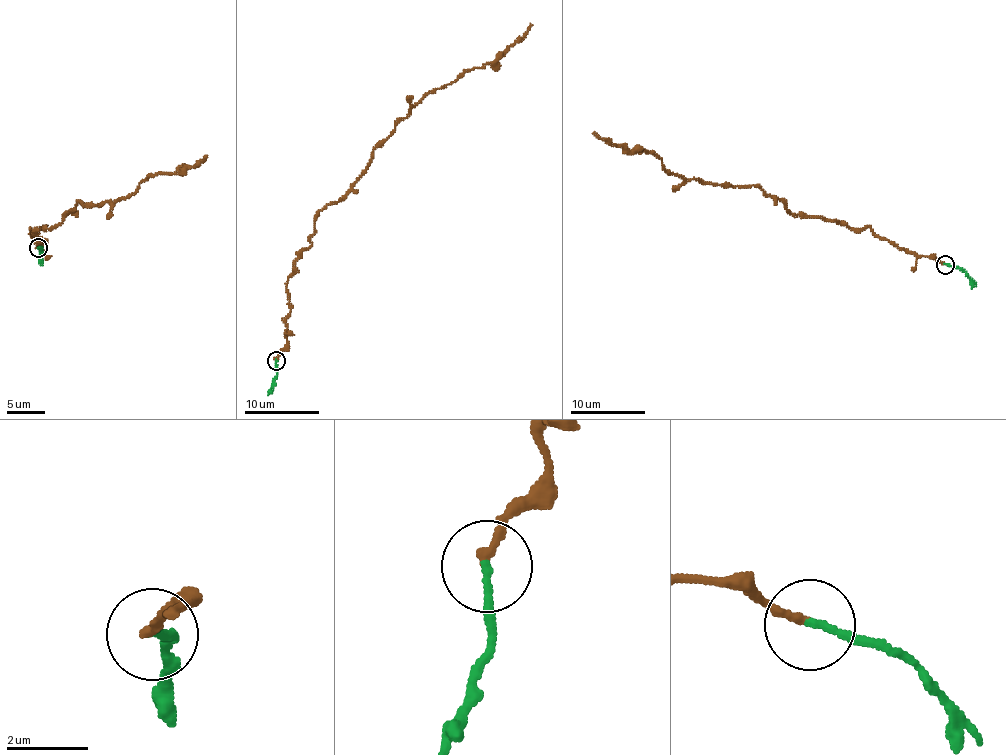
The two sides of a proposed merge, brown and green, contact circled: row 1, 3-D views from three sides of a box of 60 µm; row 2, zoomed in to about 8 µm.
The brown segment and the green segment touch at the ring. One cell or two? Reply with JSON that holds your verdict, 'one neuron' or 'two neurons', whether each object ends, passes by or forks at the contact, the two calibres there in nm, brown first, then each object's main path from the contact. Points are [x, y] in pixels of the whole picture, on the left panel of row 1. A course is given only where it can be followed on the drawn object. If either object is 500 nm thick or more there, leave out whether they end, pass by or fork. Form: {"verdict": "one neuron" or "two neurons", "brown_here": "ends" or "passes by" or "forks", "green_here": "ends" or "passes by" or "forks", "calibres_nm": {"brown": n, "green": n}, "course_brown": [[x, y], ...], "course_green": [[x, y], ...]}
{"verdict": "two neurons", "brown_here": "ends", "green_here": "ends", "calibres_nm": {"brown": 200, "green": 190}, "course_brown": [[38, 247], [44, 241], [29, 229], [61, 223], [79, 201], [113, 203], [150, 176], [180, 174], [205, 157]], "course_green": [[38, 247], [42, 246], [39, 262]]}

